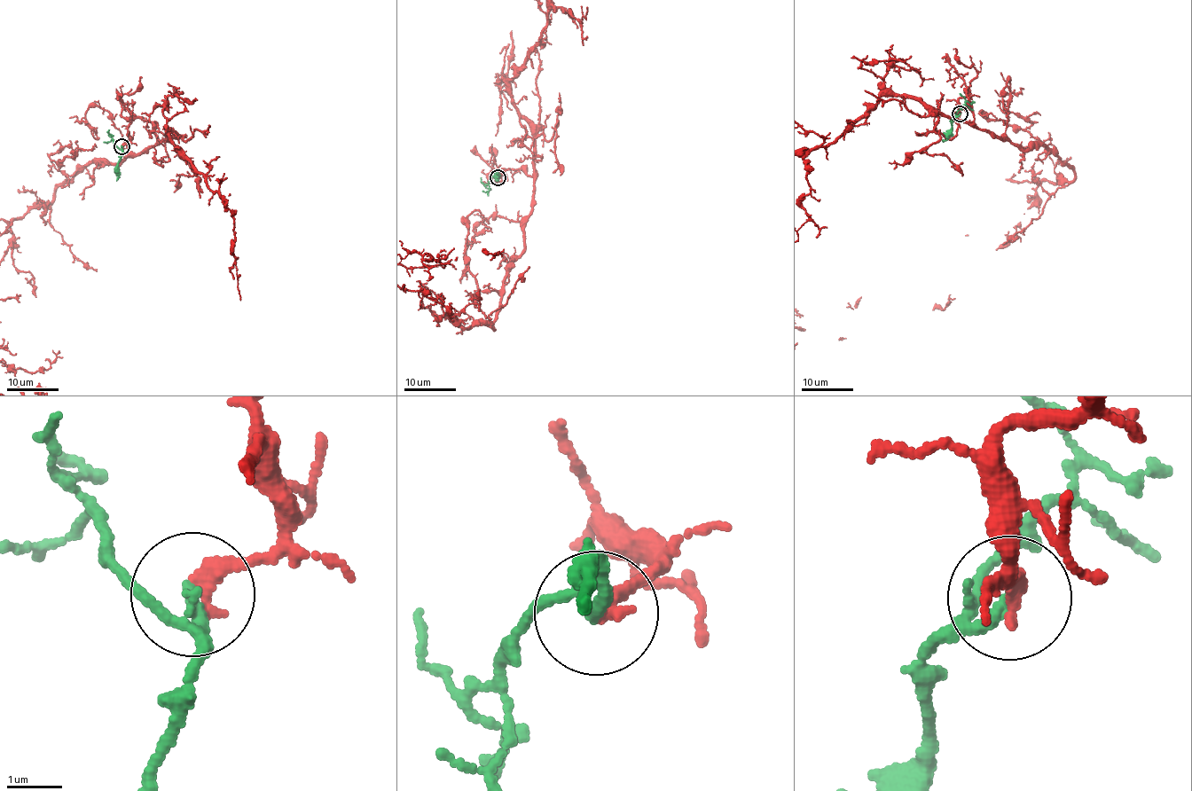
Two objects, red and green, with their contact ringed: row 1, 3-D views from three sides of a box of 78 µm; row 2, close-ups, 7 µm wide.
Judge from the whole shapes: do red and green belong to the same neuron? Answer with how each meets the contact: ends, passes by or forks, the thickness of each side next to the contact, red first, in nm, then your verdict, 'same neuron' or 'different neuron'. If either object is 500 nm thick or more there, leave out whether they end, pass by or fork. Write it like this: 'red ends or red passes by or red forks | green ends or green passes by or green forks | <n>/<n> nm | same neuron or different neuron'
red ends | green forks | 280/140 nm | same neuron

